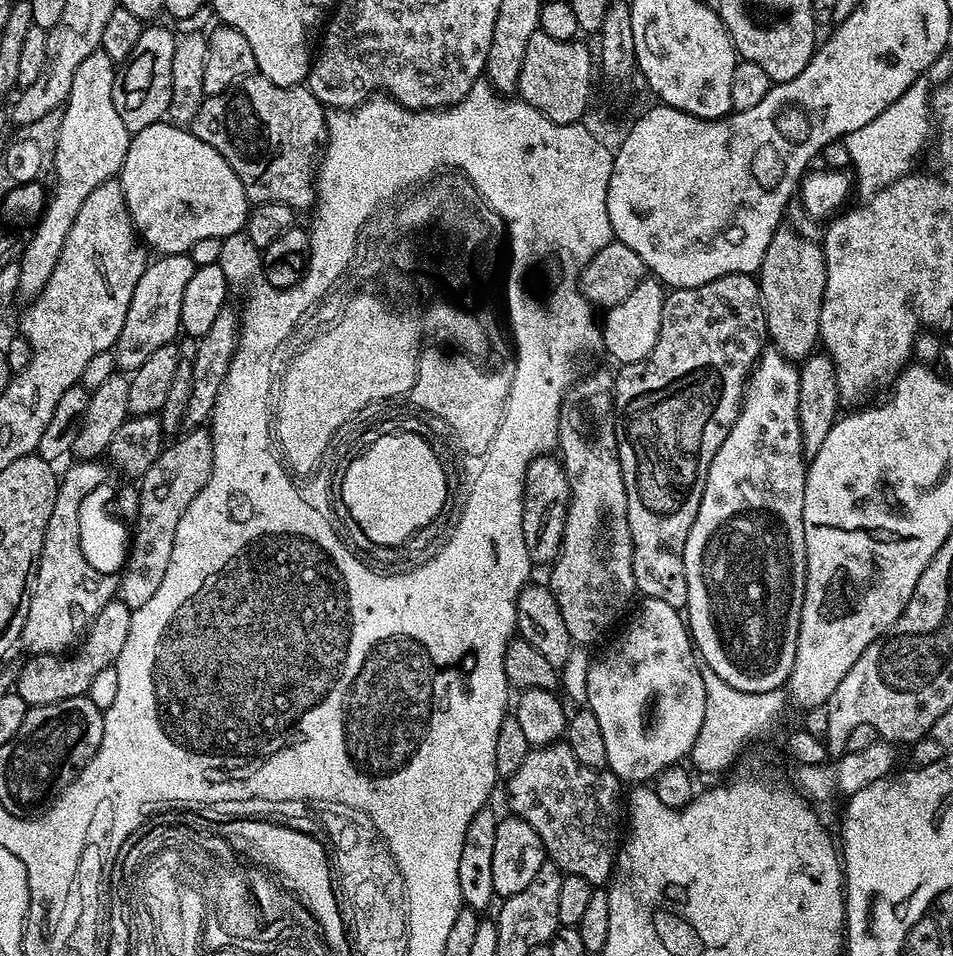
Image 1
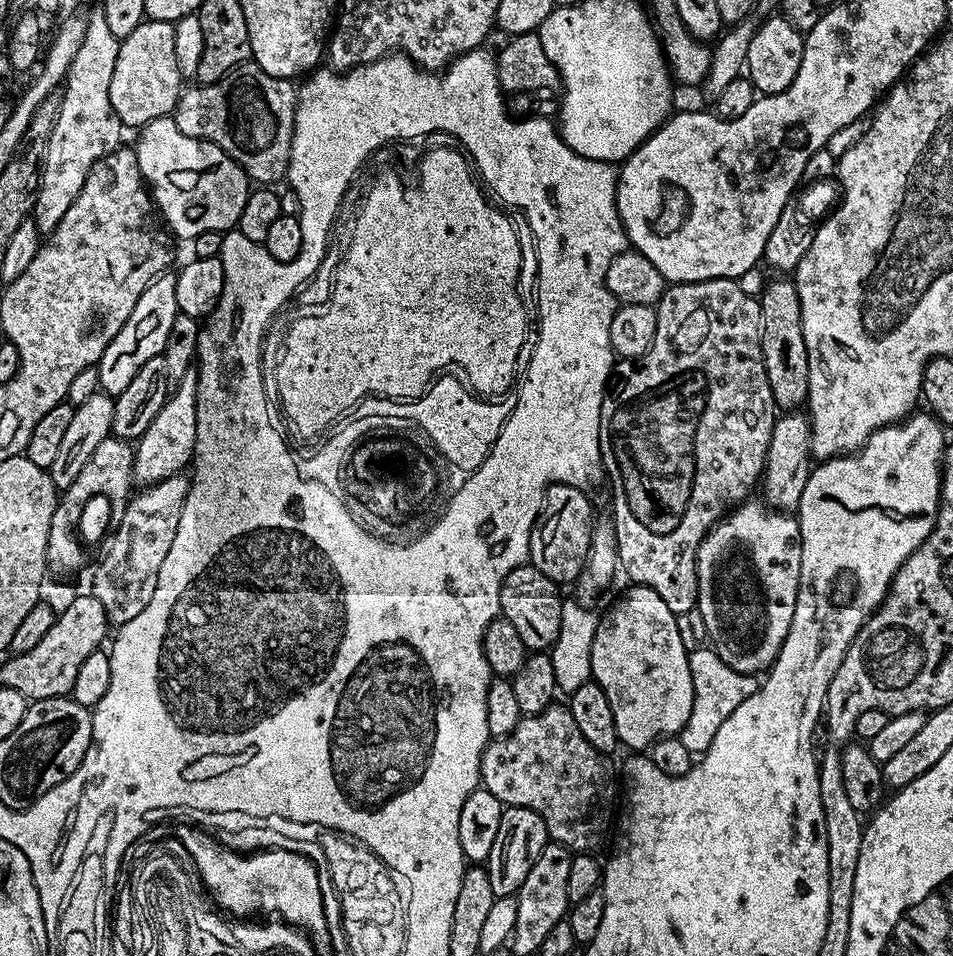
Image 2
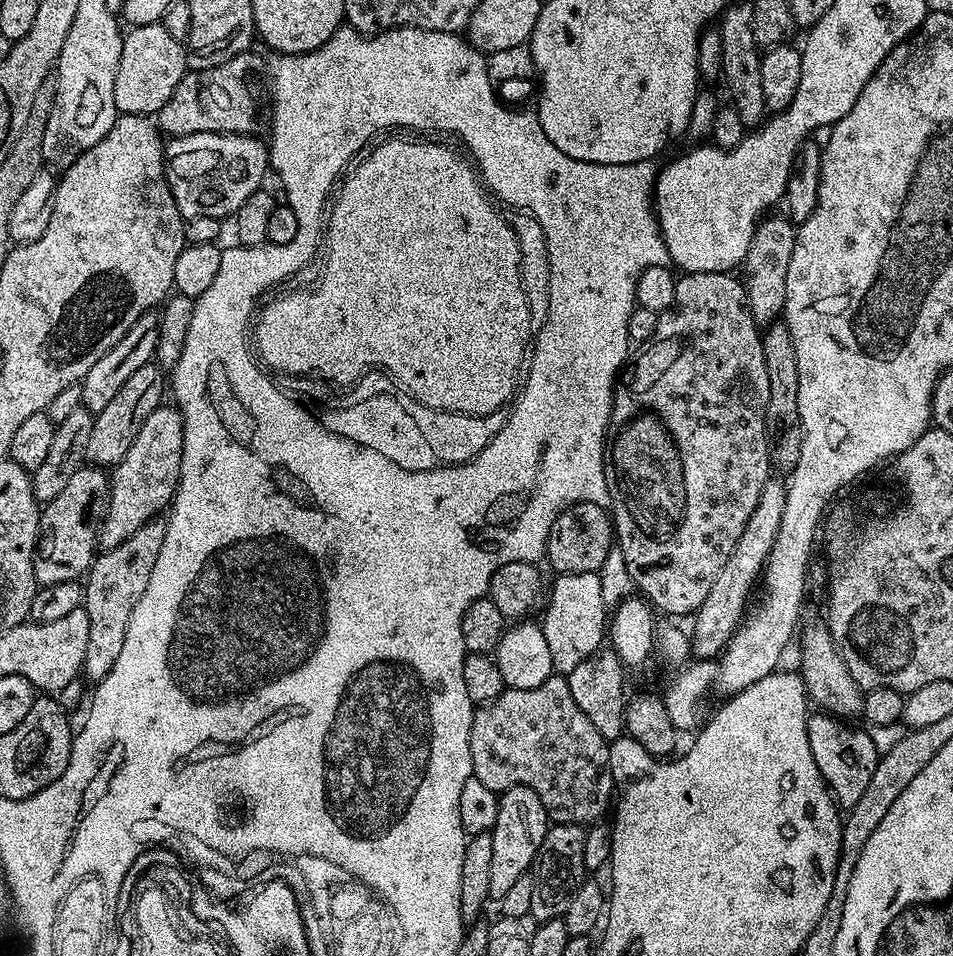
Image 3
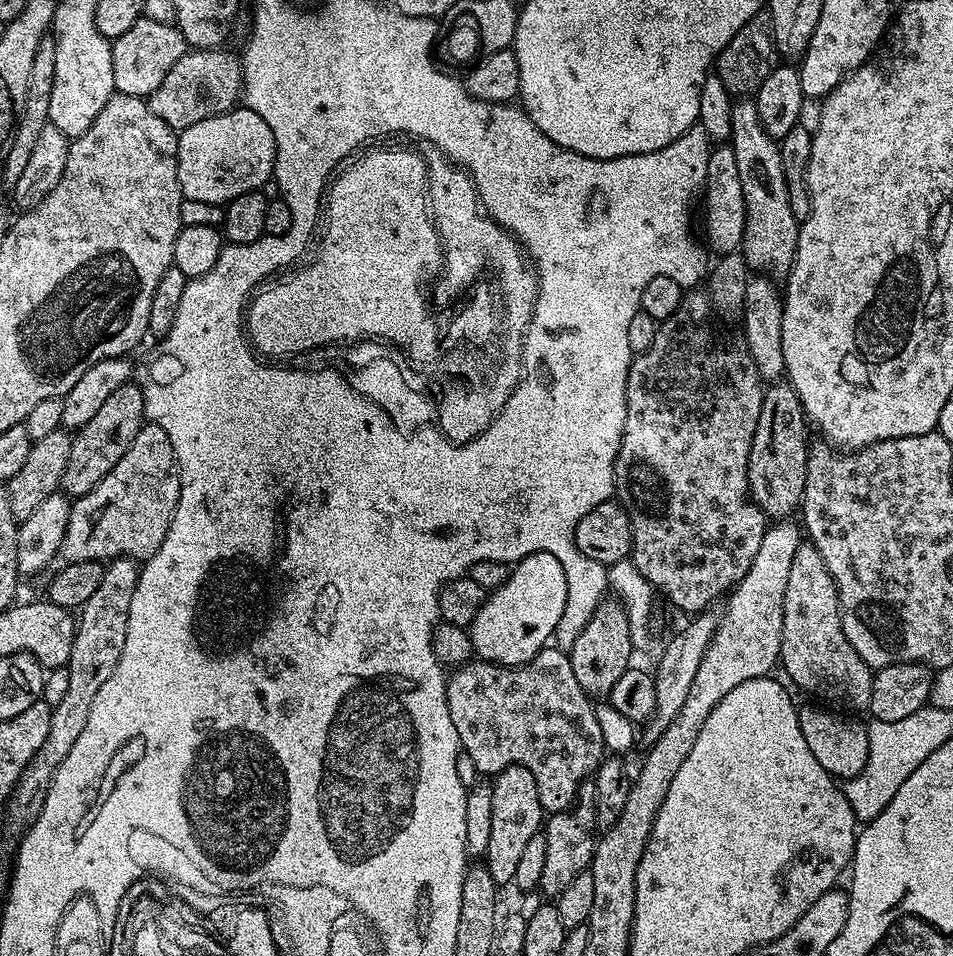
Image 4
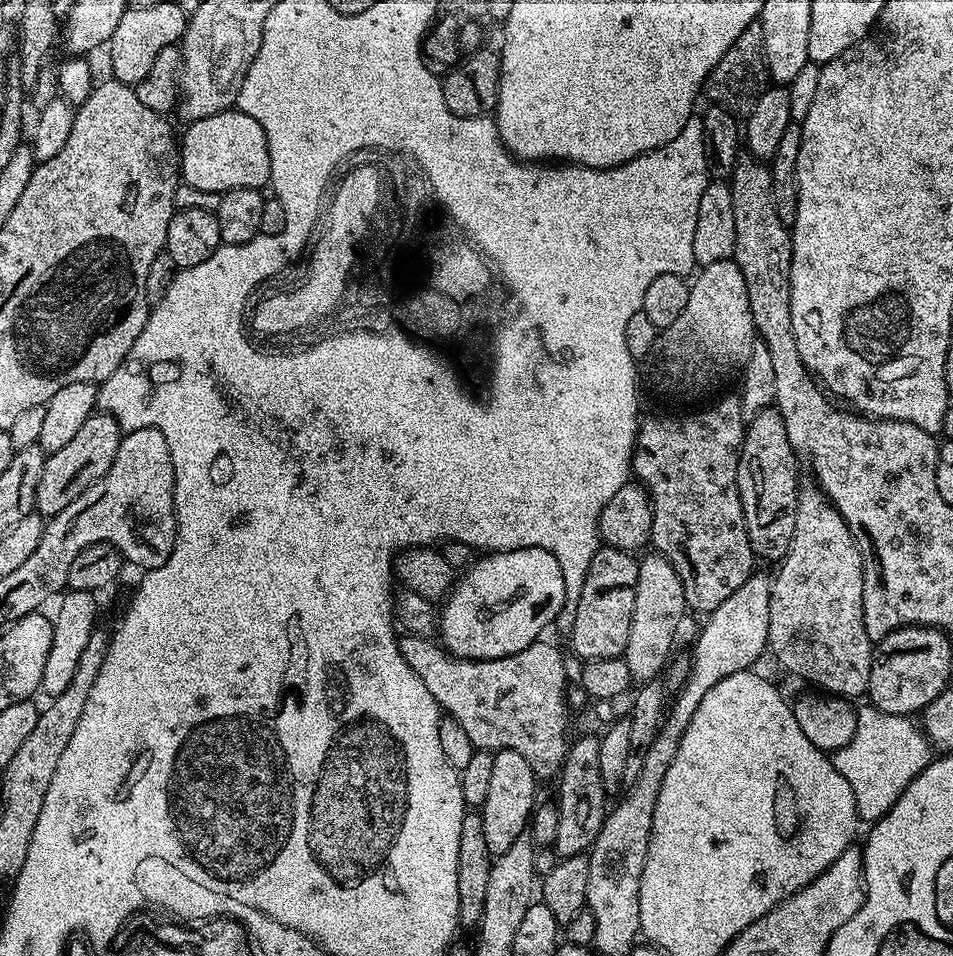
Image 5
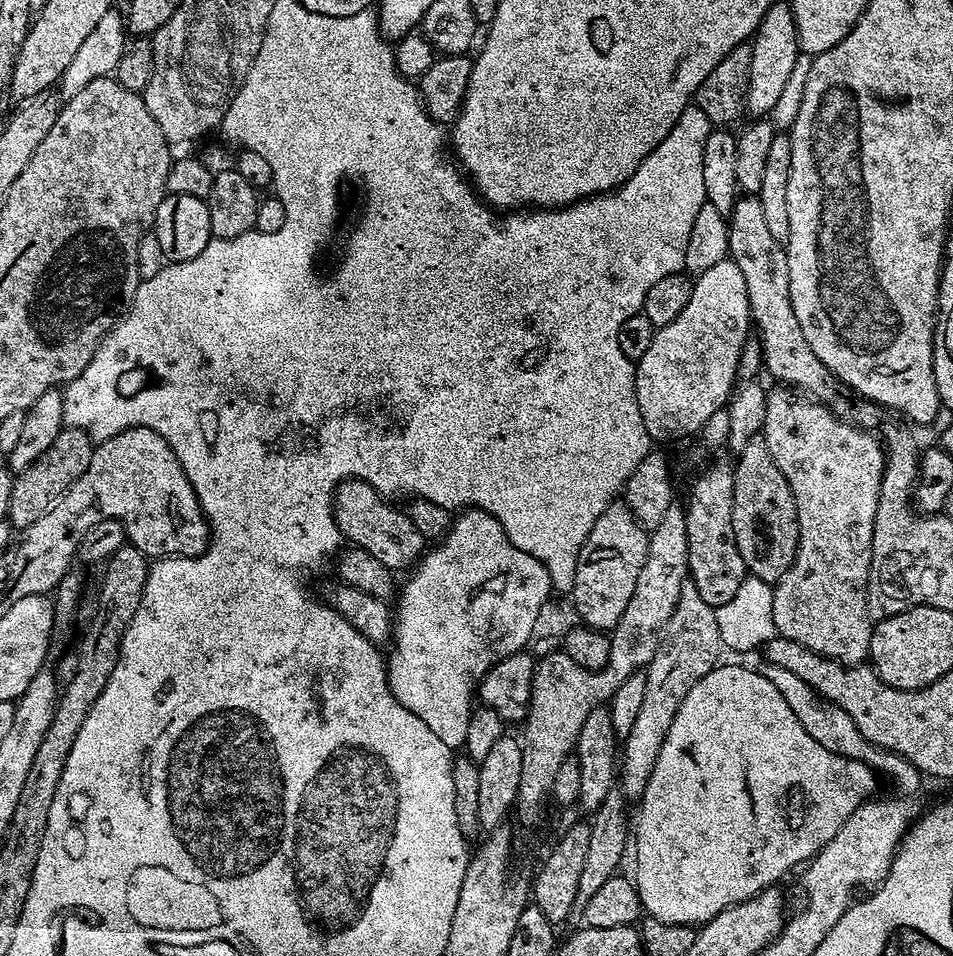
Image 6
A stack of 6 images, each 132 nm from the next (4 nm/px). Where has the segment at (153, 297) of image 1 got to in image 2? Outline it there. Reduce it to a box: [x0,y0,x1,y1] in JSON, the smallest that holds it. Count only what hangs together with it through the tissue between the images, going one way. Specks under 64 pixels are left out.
[96,270,178,398]

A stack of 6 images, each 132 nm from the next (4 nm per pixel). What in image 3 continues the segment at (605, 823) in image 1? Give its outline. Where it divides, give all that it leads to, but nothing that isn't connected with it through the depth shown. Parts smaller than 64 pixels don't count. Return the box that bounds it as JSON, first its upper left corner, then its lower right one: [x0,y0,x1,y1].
[470,675,614,825]

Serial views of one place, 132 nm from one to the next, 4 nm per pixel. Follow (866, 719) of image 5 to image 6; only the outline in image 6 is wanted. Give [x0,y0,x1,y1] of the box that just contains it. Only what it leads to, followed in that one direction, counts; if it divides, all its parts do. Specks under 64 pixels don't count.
[767,670,922,794]

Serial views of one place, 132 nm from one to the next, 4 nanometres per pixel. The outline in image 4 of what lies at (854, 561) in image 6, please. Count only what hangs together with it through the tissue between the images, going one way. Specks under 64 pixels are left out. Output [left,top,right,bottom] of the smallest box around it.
[779,542,873,709]

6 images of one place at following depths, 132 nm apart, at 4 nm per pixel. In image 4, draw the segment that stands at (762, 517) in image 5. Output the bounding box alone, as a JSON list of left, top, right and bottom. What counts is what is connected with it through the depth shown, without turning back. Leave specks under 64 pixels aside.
[748,382,810,522]

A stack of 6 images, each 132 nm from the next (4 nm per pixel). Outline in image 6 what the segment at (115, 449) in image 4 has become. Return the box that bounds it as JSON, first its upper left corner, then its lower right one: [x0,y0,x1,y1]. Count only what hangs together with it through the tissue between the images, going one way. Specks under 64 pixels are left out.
[7,426,94,530]

